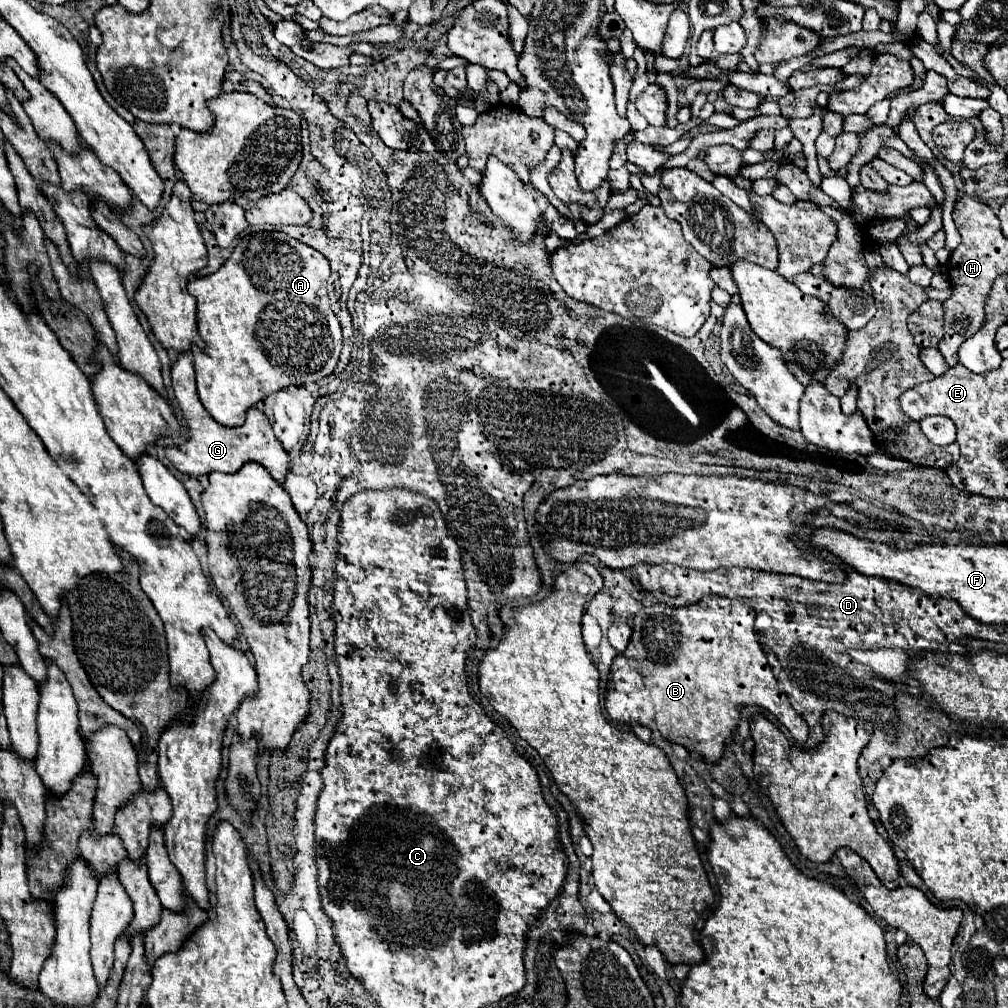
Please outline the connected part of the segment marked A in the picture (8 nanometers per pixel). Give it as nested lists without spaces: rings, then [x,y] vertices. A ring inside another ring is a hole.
[[[258,231],[258,233],[248,233],[244,235],[238,245],[234,247],[232,255],[226,259],[226,263],[212,275],[206,275],[206,277],[198,277],[198,279],[192,279],[188,283],[188,291],[196,297],[196,309],[198,309],[198,331],[200,331],[200,337],[202,341],[206,343],[204,349],[200,349],[198,345],[192,345],[192,355],[194,355],[194,367],[196,367],[196,381],[198,381],[198,395],[200,395],[200,401],[204,405],[204,409],[220,423],[220,425],[226,425],[226,427],[238,427],[244,423],[244,415],[246,415],[246,409],[254,407],[258,401],[266,399],[266,395],[270,393],[276,393],[284,387],[290,387],[290,385],[304,385],[304,383],[310,383],[310,381],[318,381],[326,375],[330,375],[330,369],[328,365],[330,363],[336,363],[332,365],[334,369],[338,367],[338,357],[340,357],[340,351],[342,351],[342,329],[340,329],[340,321],[336,319],[334,311],[330,309],[330,299],[326,297],[326,281],[328,281],[328,259],[324,259],[322,253],[318,253],[316,249],[300,243],[298,239],[292,239],[292,245],[288,243],[286,239],[286,233],[278,233],[278,231]],[[318,367],[326,367],[328,373],[322,373],[322,369]]]

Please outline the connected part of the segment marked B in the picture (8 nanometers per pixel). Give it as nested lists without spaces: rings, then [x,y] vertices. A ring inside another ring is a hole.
[[[706,595],[700,603],[690,605],[690,607],[670,607],[670,605],[666,605],[666,603],[656,603],[656,605],[652,605],[652,607],[640,609],[640,611],[634,615],[632,637],[630,637],[630,643],[628,643],[626,651],[620,653],[620,655],[614,659],[612,667],[610,667],[610,681],[608,681],[608,693],[606,693],[606,711],[608,711],[610,719],[616,721],[616,723],[624,723],[624,725],[634,725],[634,723],[644,725],[644,727],[648,727],[648,729],[652,729],[652,731],[658,731],[666,741],[678,743],[678,745],[686,747],[688,751],[696,751],[696,753],[700,753],[700,755],[702,755],[706,761],[710,761],[710,763],[718,763],[718,759],[724,755],[724,749],[726,749],[728,741],[734,737],[734,731],[738,729],[738,723],[740,723],[740,711],[738,711],[738,709],[740,709],[740,707],[746,707],[746,705],[758,705],[758,707],[768,709],[776,719],[780,719],[780,723],[788,727],[788,731],[792,733],[792,737],[794,737],[798,743],[804,745],[804,743],[808,741],[808,737],[810,737],[808,725],[806,725],[806,721],[792,709],[792,705],[790,705],[786,693],[782,693],[782,691],[778,689],[778,681],[776,681],[776,677],[772,675],[772,669],[770,669],[770,665],[768,665],[768,661],[766,661],[766,655],[764,655],[764,651],[762,651],[762,647],[760,647],[760,643],[758,643],[758,639],[756,639],[756,635],[754,635],[754,617],[756,617],[754,609],[748,607],[746,603],[736,601],[736,599],[722,599],[722,597],[718,597],[718,595]]]

